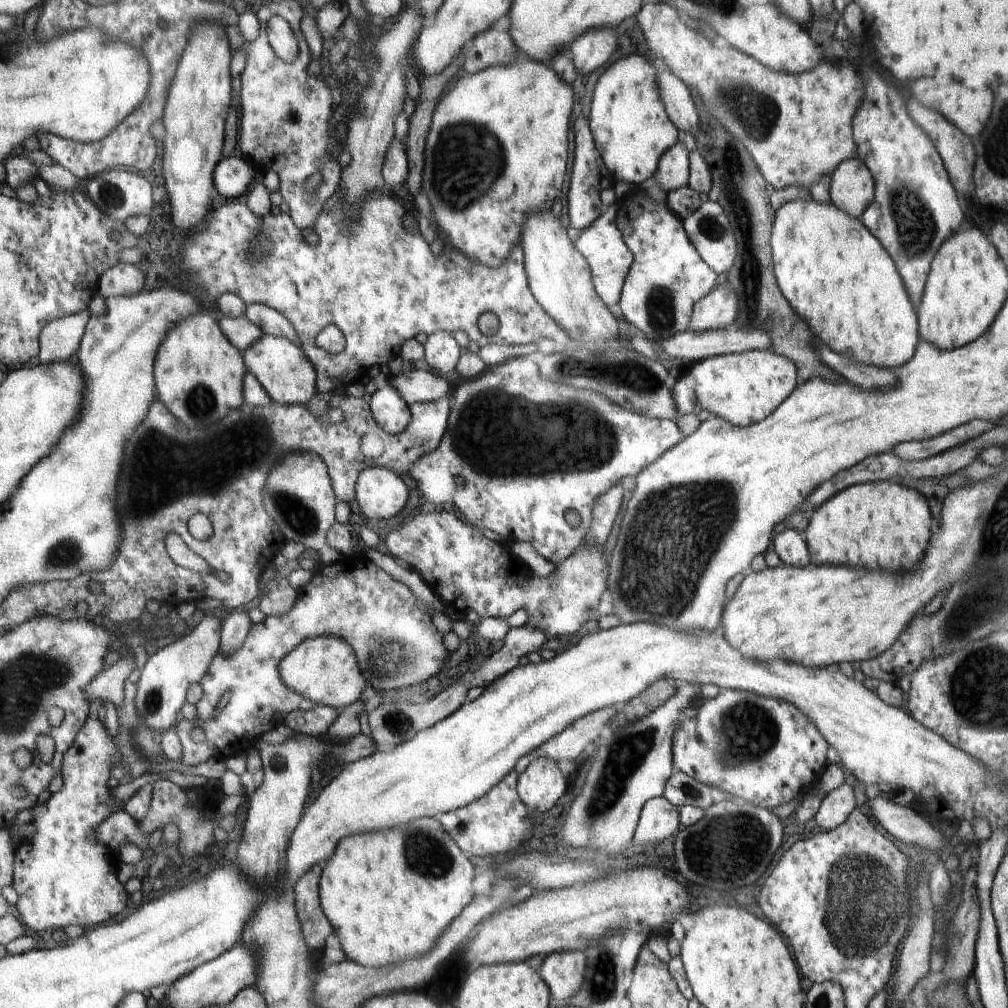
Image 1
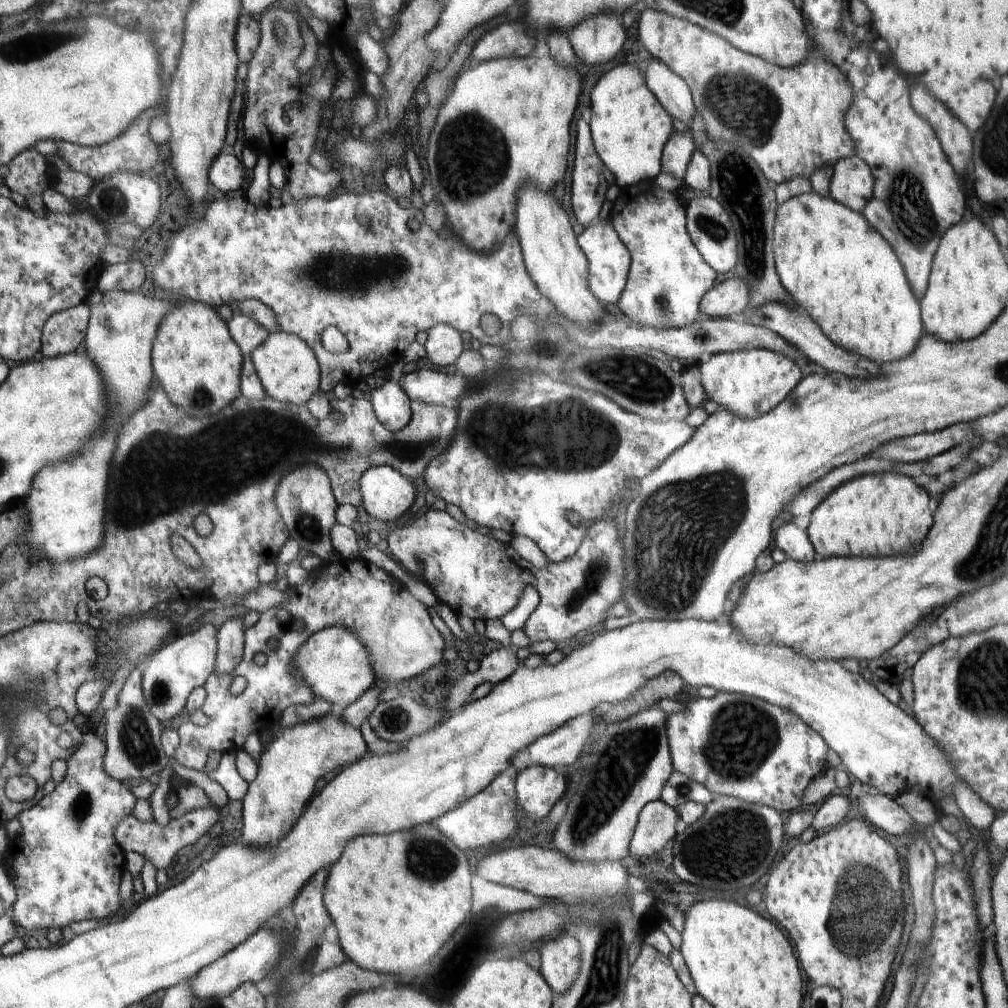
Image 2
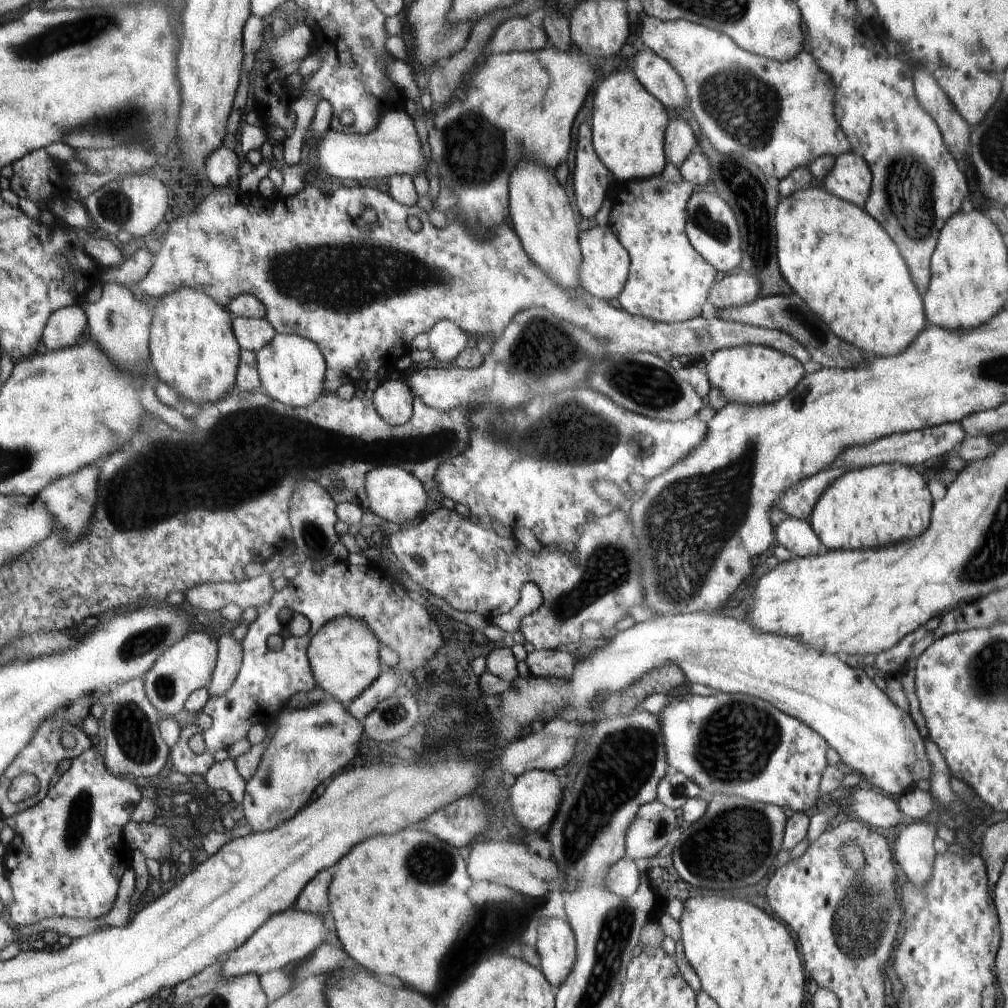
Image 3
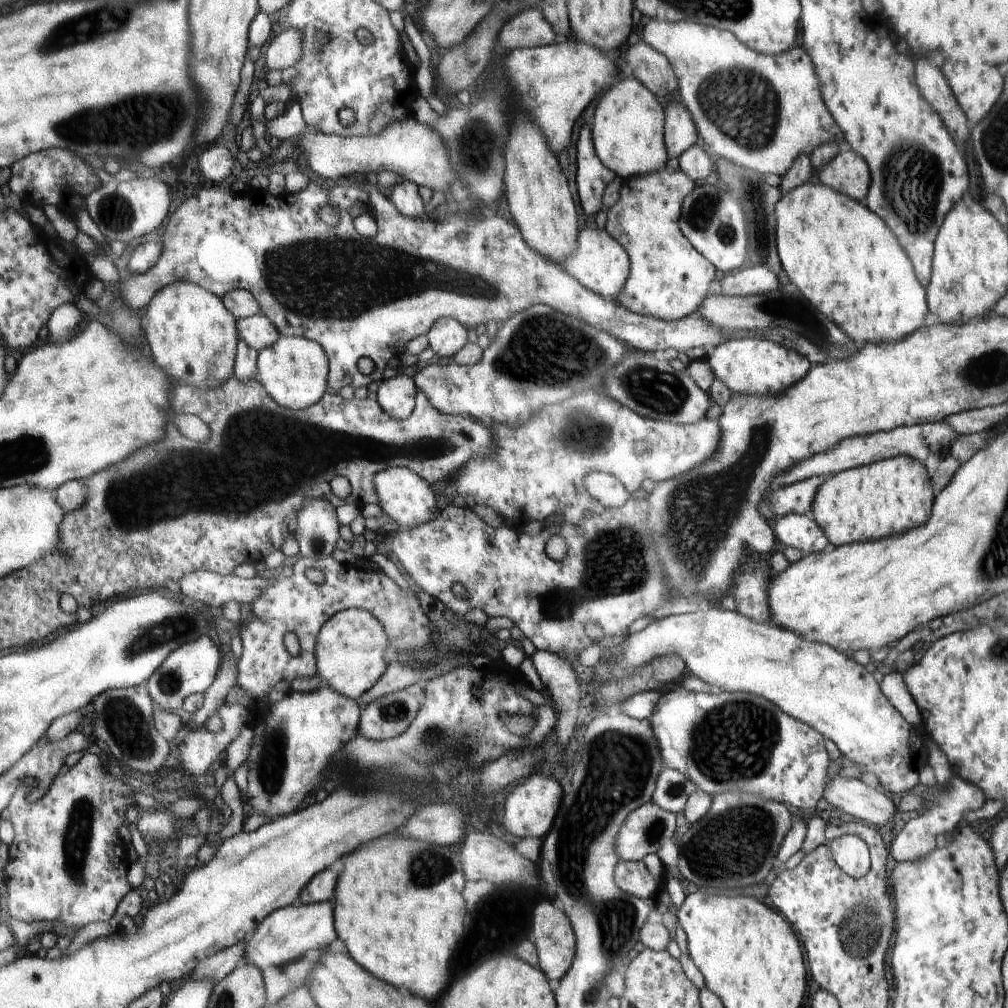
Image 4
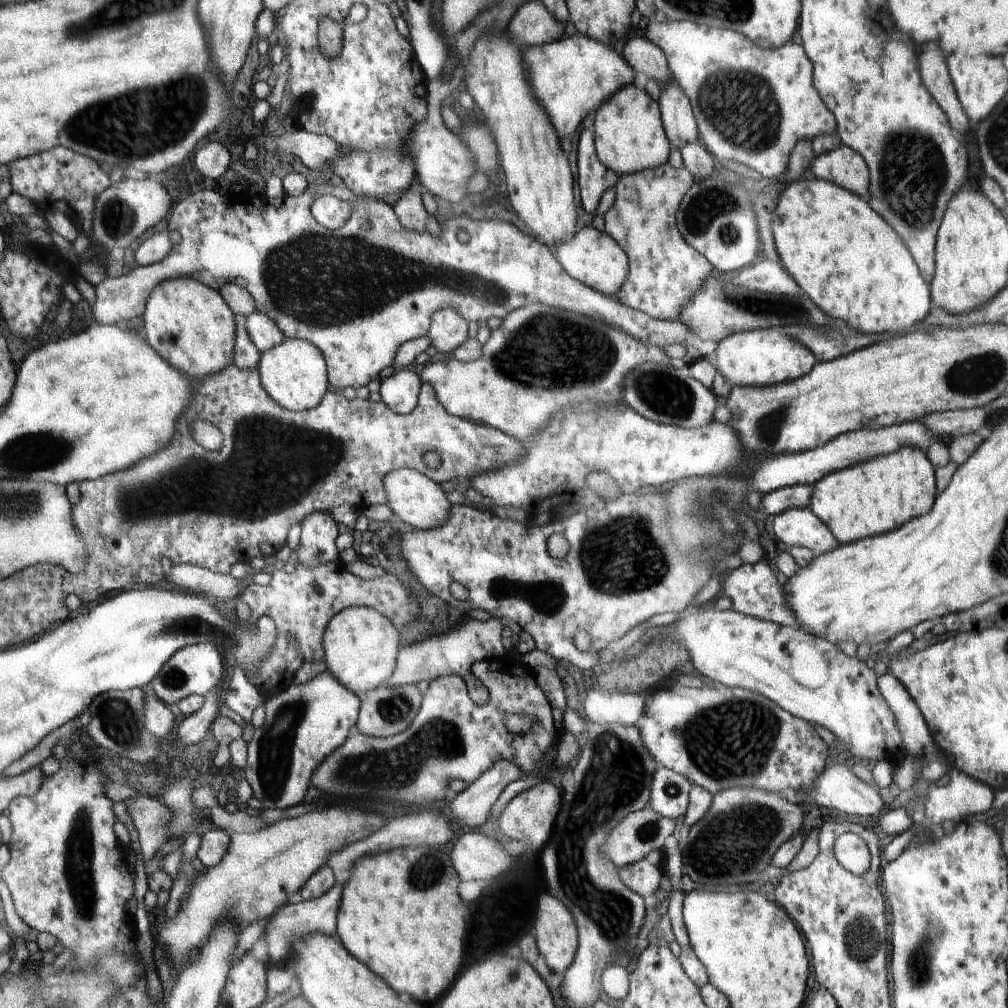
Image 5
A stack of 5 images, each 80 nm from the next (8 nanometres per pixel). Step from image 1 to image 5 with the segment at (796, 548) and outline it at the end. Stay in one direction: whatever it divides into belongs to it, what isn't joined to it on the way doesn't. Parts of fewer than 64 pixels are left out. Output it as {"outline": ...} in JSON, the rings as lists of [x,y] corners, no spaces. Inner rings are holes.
{"outline":[[[810,508],[788,509],[774,517],[772,522],[772,531],[776,538],[783,543],[784,548],[806,547],[810,549],[815,556],[831,551],[837,544],[836,537],[832,531],[825,525]]]}

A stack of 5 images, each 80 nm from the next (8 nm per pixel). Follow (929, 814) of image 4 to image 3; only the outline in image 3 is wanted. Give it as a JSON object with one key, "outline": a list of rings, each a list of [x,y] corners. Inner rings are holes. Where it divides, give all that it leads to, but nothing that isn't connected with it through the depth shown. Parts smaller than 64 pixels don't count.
{"outline":[[[925,821],[914,822],[901,828],[895,841],[894,856],[906,873],[907,880],[923,891],[932,878],[932,867],[935,861],[934,838],[936,825]]]}

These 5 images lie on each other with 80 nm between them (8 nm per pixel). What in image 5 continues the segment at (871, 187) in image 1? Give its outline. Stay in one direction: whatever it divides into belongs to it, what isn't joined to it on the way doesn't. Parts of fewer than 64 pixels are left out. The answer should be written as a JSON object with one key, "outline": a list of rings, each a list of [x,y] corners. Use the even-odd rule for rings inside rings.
{"outline":[[[844,145],[830,153],[815,156],[809,174],[816,179],[836,183],[847,191],[854,192],[868,202],[869,168],[857,151]]]}

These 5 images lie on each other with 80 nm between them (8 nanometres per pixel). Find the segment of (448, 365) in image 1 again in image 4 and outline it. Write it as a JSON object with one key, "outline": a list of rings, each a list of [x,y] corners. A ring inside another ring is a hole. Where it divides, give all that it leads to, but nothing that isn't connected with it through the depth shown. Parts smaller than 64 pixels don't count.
{"outline":[[[452,317],[439,319],[425,335],[435,354],[446,358],[458,354],[471,337],[467,328]]]}

